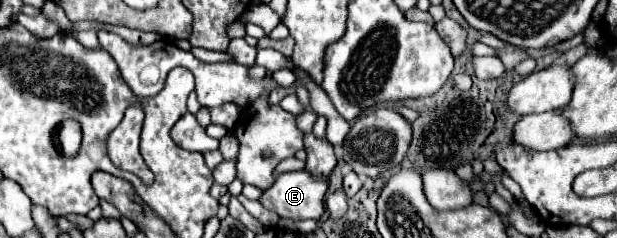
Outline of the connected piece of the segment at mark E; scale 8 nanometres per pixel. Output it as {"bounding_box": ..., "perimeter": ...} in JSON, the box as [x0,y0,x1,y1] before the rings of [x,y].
{"bounding_box":[259,171,327,221],"perimeter":[[[291,171],[281,173],[259,201],[279,217],[317,221],[325,213],[325,191],[327,181],[313,179],[307,171]]]}

